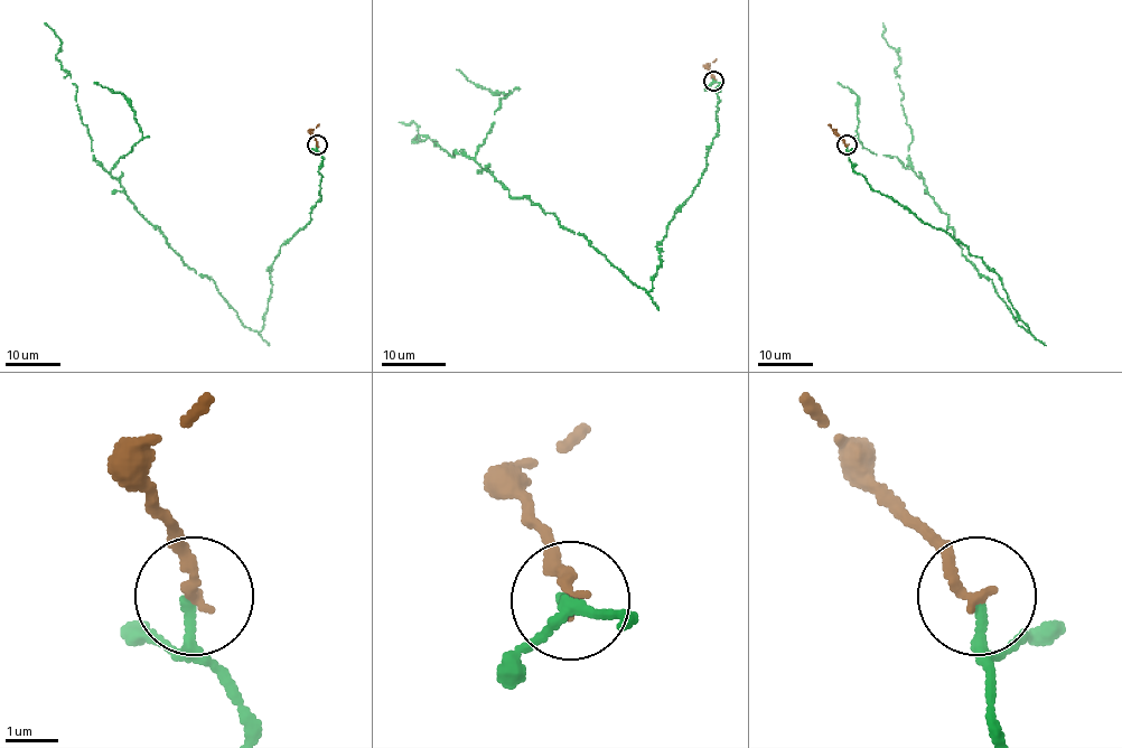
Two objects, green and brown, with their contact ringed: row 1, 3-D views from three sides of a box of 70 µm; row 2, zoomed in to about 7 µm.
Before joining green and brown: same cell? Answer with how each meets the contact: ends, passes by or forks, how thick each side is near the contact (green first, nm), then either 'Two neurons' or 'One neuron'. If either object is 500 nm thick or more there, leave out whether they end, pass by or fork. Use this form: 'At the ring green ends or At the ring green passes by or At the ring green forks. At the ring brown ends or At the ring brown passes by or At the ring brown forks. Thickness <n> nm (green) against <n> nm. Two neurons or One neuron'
At the ring green passes by. At the ring brown ends. Thickness 140 nm (green) against 200 nm. One neuron

